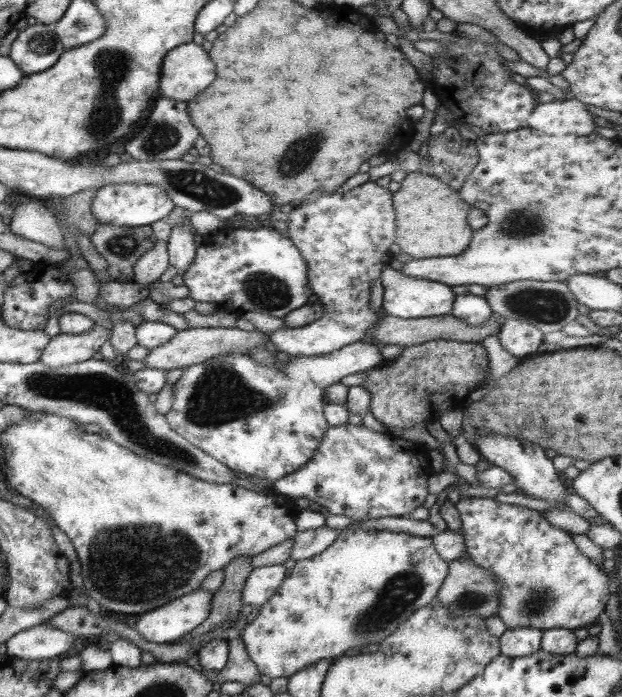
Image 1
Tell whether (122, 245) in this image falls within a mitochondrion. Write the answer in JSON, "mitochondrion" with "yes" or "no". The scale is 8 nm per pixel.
{"mitochondrion":"yes"}

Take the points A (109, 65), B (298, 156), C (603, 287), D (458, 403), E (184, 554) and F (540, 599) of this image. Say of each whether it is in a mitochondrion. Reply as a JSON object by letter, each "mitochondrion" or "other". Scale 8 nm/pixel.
{"A":"mitochondrion","B":"mitochondrion","C":"other","D":"other","E":"mitochondrion","F":"mitochondrion"}

